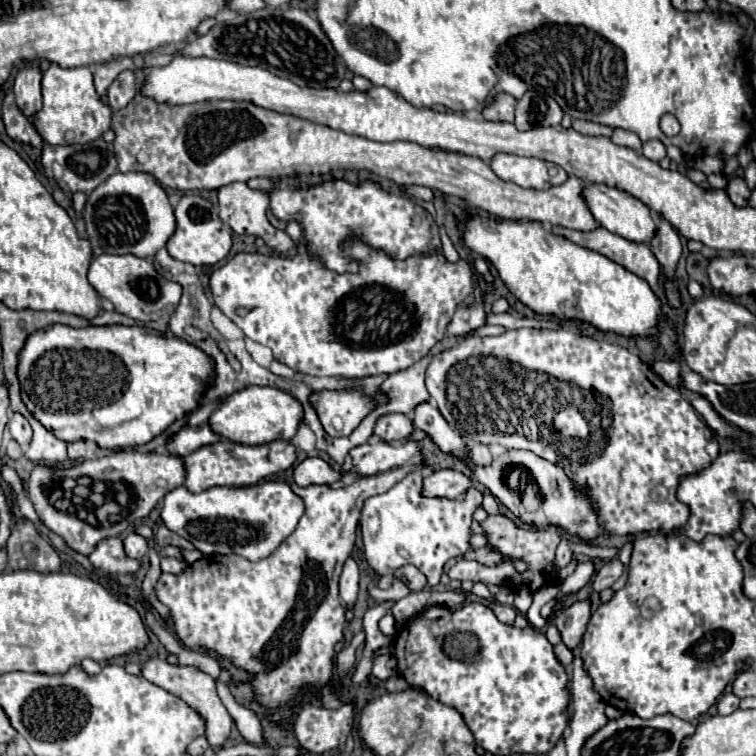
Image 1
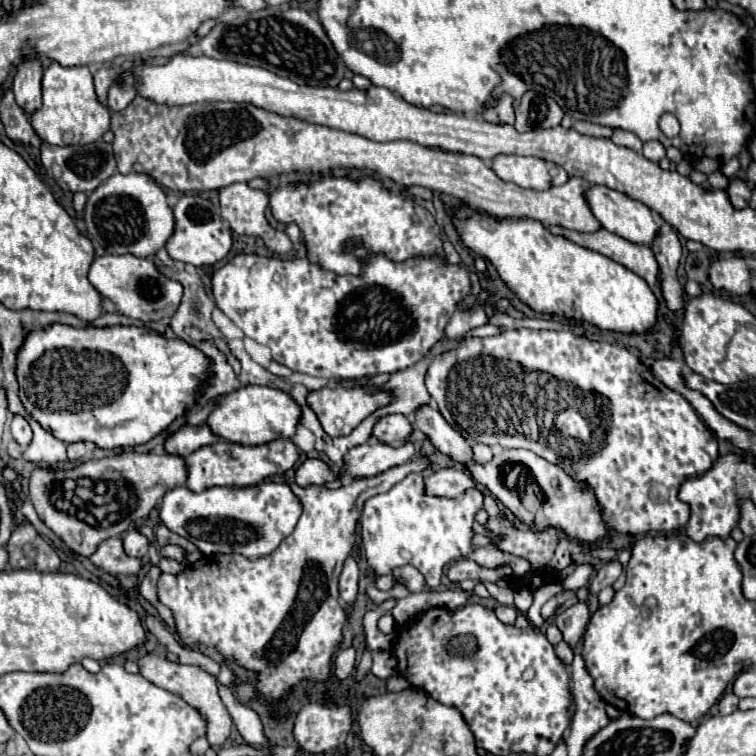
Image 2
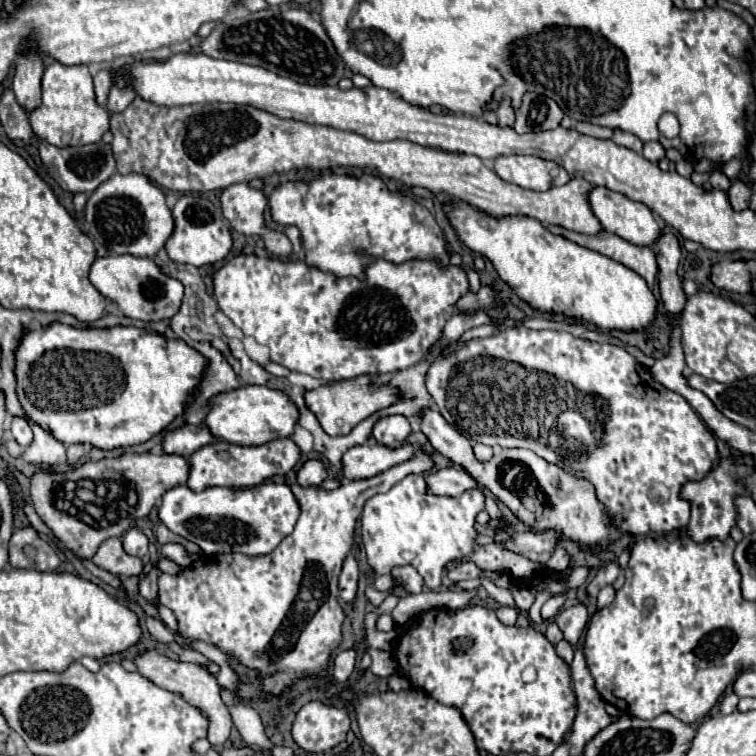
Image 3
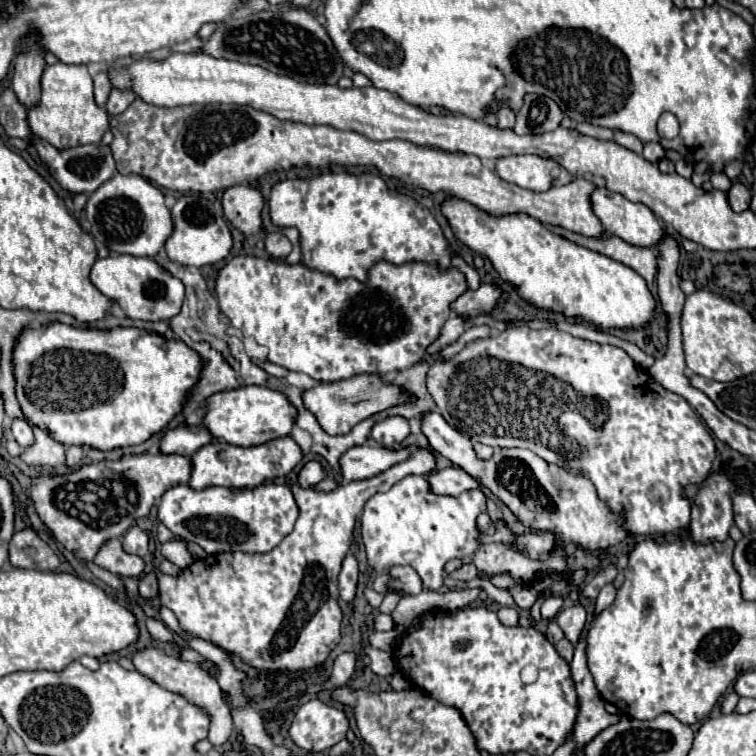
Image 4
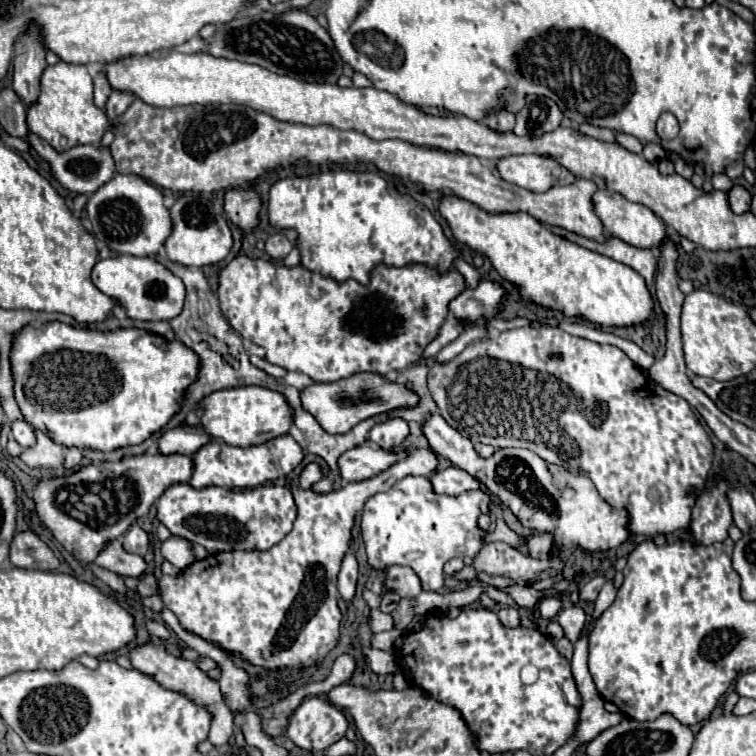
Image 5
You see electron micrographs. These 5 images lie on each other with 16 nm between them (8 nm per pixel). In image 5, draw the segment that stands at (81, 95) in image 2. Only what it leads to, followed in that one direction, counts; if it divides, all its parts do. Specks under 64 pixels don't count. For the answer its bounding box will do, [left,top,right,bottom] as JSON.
[26,62,110,152]

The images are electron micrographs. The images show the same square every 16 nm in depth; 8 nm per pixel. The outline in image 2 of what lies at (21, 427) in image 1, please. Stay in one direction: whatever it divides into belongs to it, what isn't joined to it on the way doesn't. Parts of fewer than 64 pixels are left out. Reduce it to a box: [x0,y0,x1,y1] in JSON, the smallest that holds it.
[10,414,32,446]

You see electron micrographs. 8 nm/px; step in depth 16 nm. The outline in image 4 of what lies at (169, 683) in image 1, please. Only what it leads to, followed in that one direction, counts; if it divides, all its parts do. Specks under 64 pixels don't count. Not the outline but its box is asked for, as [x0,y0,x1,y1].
[134,648,232,746]

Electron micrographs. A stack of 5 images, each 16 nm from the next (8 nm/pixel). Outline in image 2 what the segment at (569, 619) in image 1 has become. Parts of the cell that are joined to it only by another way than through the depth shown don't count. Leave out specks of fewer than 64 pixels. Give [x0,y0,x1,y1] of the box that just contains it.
[554,602,590,648]

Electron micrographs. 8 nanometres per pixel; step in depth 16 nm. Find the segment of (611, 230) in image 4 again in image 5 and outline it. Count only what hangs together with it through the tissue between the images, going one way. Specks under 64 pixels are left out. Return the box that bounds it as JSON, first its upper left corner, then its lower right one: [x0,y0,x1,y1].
[592,188,666,248]

